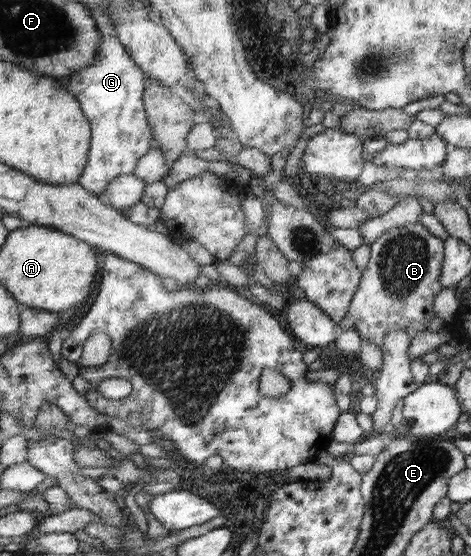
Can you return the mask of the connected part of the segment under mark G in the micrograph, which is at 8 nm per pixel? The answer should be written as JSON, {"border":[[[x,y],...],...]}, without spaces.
{"border":[[[102,33],[99,47],[95,49],[95,61],[69,75],[66,88],[75,94],[92,127],[90,160],[79,183],[99,197],[103,197],[105,188],[115,178],[133,174],[139,161],[152,149],[153,125],[147,117],[144,101],[147,77],[118,37]]]}

